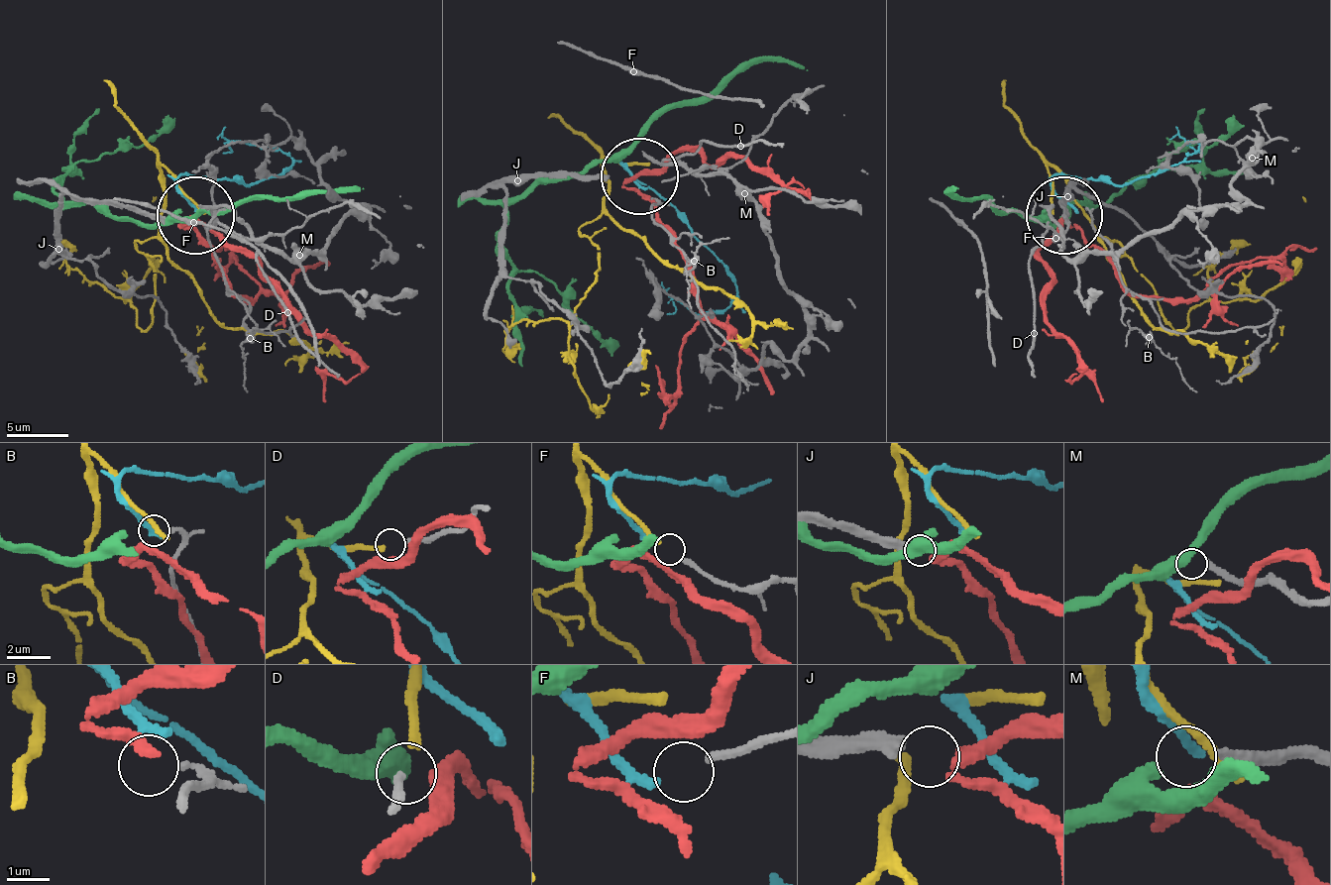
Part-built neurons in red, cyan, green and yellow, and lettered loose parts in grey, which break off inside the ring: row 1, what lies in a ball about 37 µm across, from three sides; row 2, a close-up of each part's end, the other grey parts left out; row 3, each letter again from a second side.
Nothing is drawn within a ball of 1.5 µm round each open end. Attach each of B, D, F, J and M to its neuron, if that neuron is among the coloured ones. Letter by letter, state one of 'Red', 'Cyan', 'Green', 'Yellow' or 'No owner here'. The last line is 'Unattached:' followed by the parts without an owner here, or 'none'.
B: No owner here
D: Yellow
F: Cyan
J: Red
M: Green
Unattached: B

